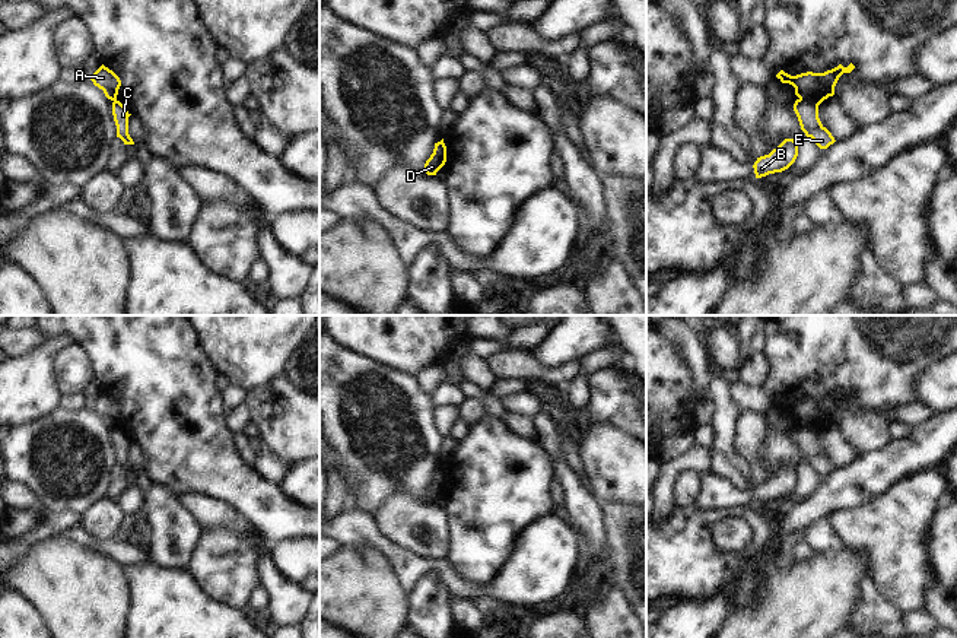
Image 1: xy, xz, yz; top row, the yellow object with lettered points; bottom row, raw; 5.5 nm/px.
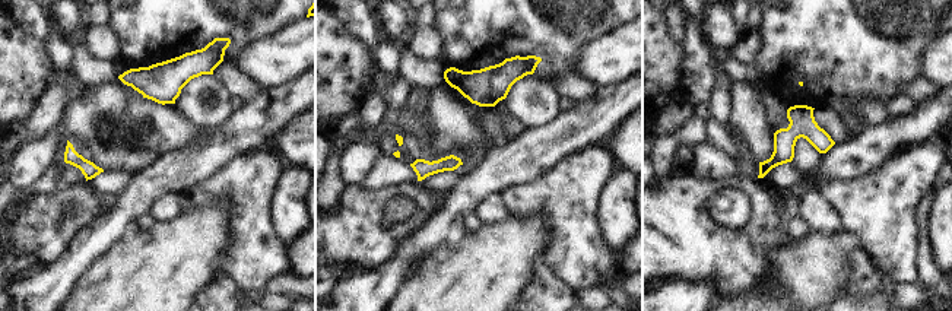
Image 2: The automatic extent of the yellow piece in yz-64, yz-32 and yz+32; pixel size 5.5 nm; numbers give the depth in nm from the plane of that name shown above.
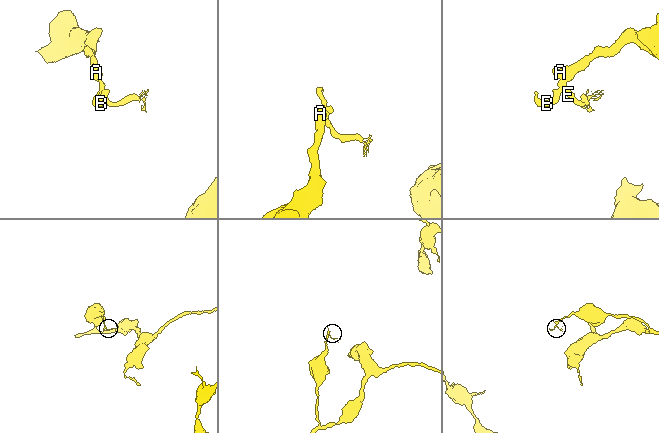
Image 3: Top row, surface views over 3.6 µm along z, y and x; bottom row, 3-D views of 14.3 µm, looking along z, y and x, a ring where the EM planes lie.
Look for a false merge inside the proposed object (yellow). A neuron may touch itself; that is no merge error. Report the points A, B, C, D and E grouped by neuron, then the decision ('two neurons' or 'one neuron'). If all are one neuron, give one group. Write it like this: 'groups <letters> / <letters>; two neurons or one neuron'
groups A D / B C E; two neurons

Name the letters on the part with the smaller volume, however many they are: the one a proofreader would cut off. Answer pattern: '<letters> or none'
B, C, E.

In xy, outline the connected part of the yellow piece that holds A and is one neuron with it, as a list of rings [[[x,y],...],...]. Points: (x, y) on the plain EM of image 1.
[[[102,391],[93,401],[90,401],[90,407],[95,413],[104,418],[108,426],[117,426],[121,407],[112,397]]]

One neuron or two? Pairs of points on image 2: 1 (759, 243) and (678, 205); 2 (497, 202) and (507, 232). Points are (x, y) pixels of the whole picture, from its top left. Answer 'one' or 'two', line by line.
1: one
2: two

